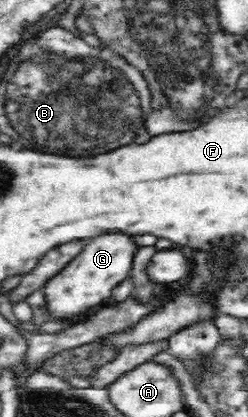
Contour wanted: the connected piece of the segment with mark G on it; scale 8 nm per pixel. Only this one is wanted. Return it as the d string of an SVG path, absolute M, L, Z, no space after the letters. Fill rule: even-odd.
M102 233L91 238L82 252L72 258L59 274L46 282L42 289L51 321L68 321L68 318L78 316L110 298L111 291L131 274L133 255L137 248L133 237L124 233Z

